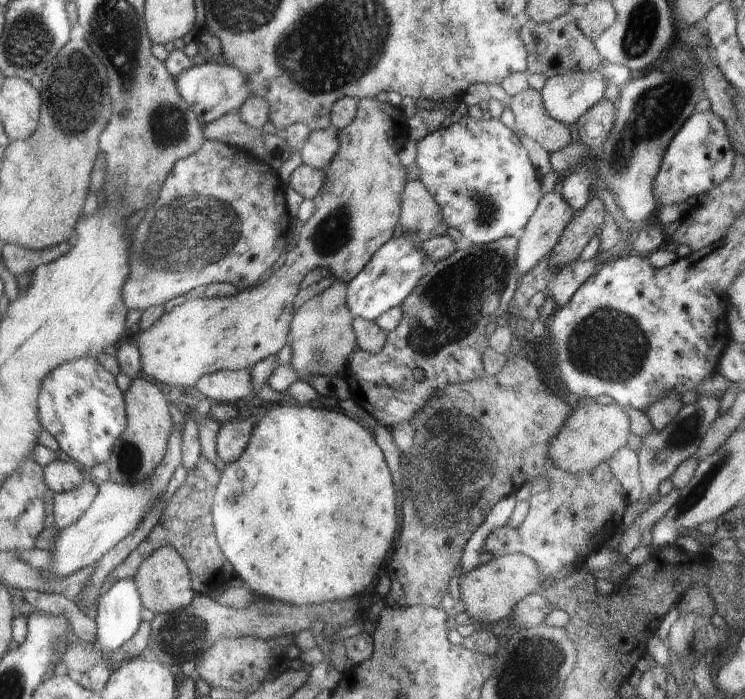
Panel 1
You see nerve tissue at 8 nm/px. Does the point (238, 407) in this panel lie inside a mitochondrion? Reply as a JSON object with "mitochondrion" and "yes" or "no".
{"mitochondrion":"no"}

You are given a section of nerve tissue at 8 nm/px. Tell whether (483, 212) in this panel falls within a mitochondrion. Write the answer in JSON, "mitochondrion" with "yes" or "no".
{"mitochondrion":"yes"}

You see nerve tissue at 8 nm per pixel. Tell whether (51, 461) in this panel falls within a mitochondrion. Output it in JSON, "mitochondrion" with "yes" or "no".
{"mitochondrion":"no"}

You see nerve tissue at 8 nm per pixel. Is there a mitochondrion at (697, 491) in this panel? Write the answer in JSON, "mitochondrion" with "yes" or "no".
{"mitochondrion":"yes"}

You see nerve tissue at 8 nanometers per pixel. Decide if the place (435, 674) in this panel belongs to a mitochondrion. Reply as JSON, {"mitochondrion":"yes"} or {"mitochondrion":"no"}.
{"mitochondrion":"no"}

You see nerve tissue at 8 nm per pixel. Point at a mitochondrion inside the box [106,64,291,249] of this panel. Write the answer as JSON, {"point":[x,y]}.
{"point":[165,123]}

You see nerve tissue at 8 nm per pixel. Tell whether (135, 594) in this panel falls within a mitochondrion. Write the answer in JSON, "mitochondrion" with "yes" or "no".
{"mitochondrion":"no"}

